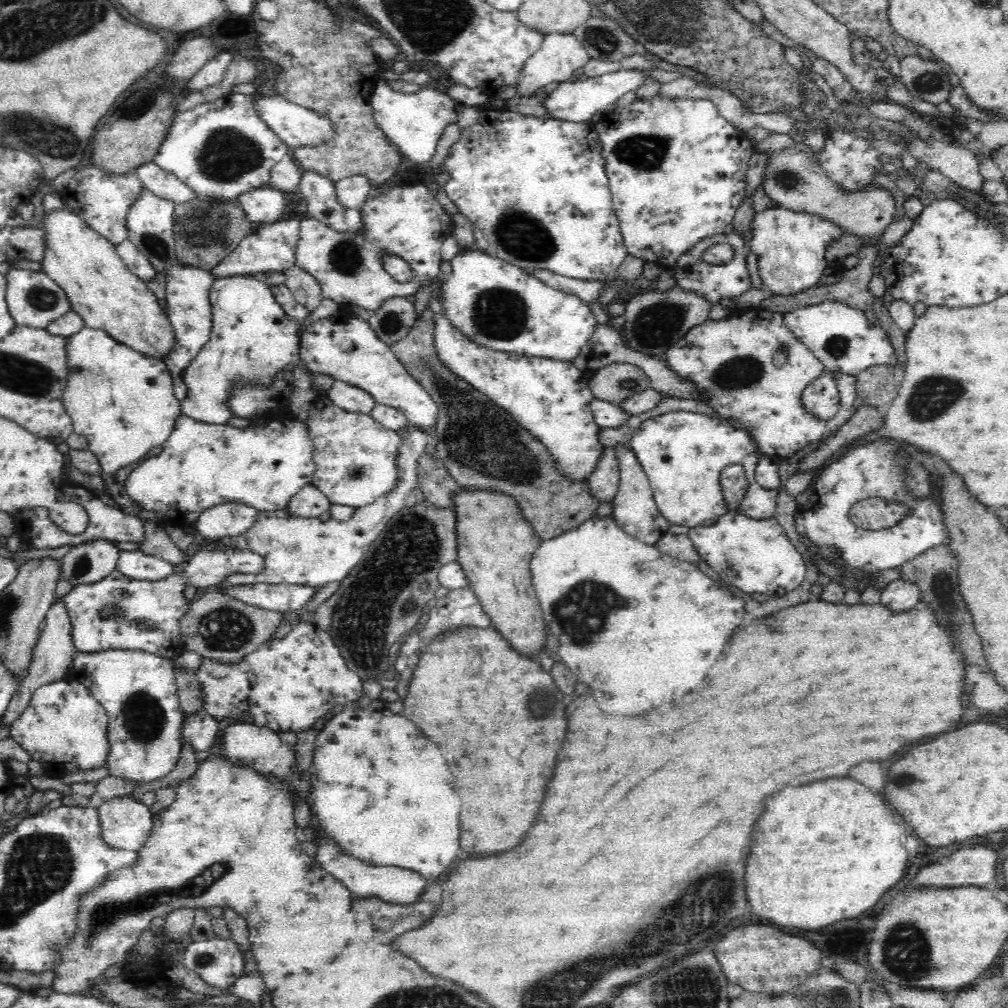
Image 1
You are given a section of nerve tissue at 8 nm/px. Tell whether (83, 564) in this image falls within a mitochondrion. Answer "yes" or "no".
yes

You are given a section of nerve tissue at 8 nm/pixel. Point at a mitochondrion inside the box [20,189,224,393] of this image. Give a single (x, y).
(40, 298)

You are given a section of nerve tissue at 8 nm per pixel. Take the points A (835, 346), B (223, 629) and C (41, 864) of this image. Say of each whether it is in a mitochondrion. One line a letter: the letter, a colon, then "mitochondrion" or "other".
A: mitochondrion
B: mitochondrion
C: mitochondrion

